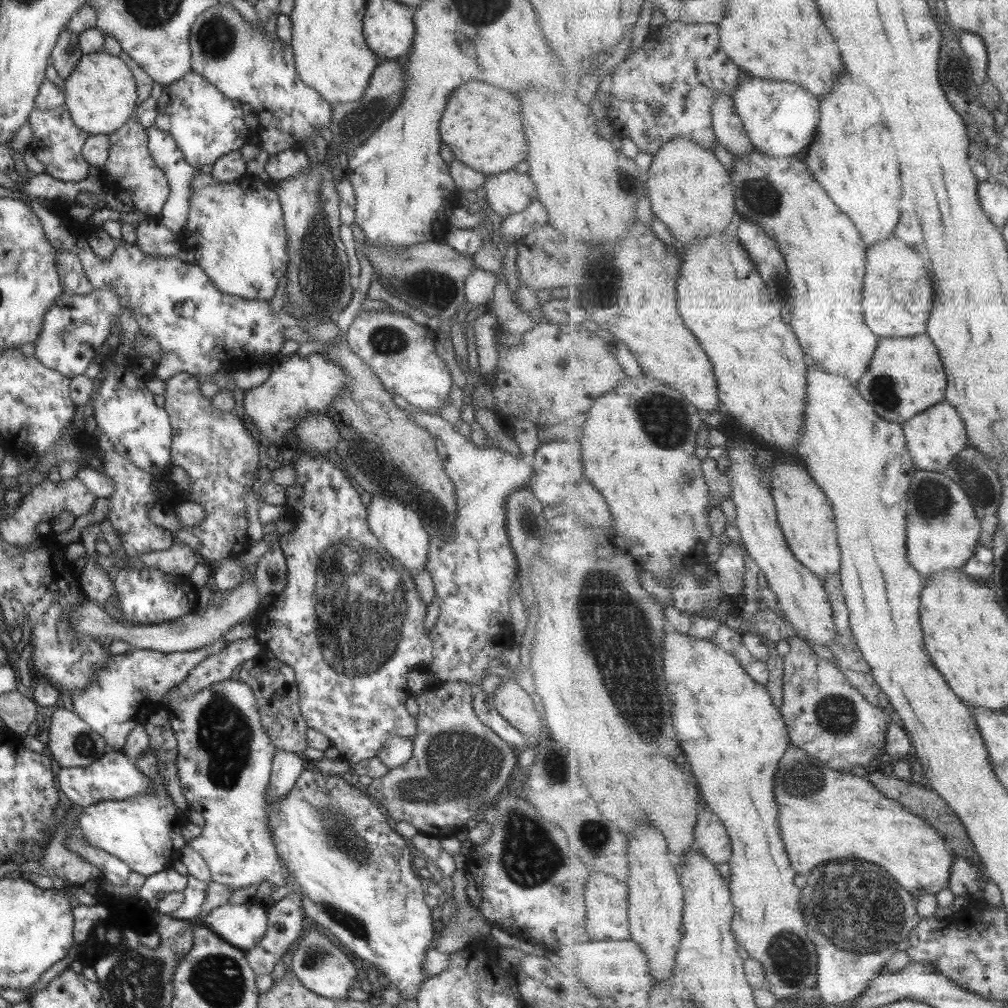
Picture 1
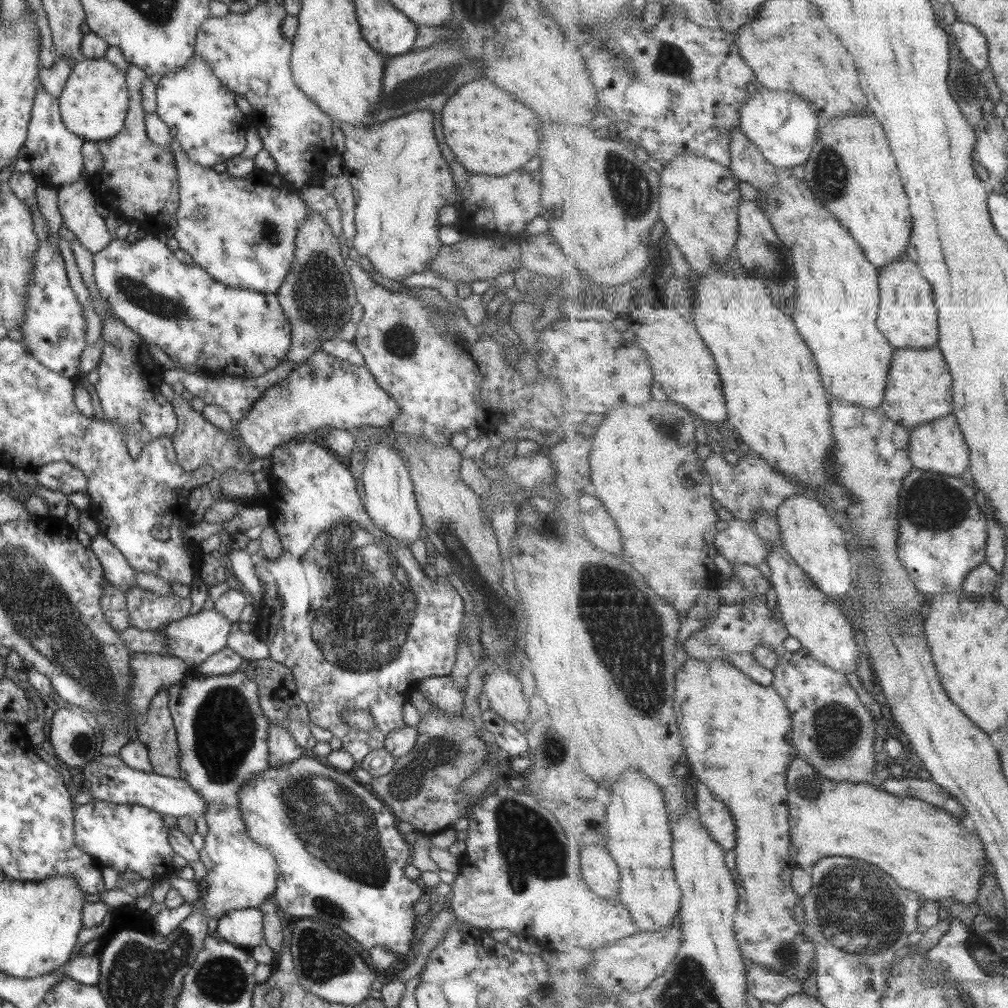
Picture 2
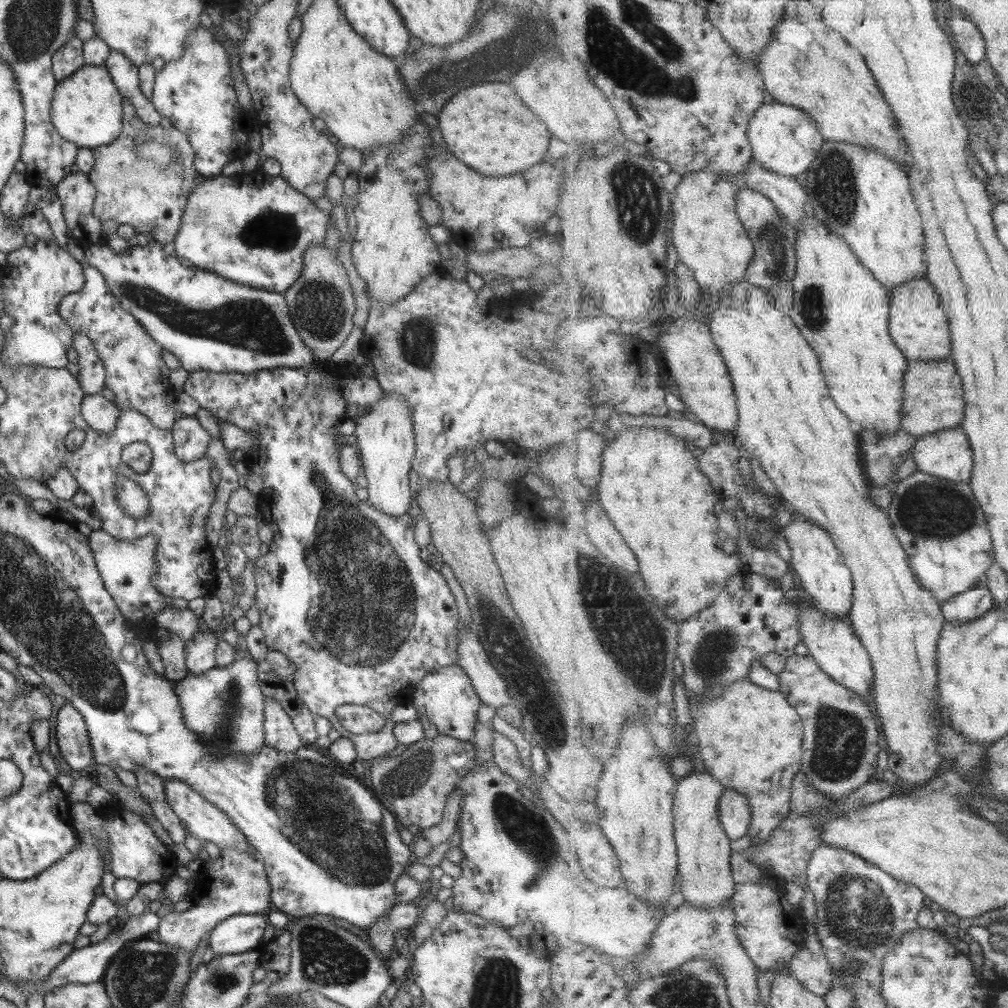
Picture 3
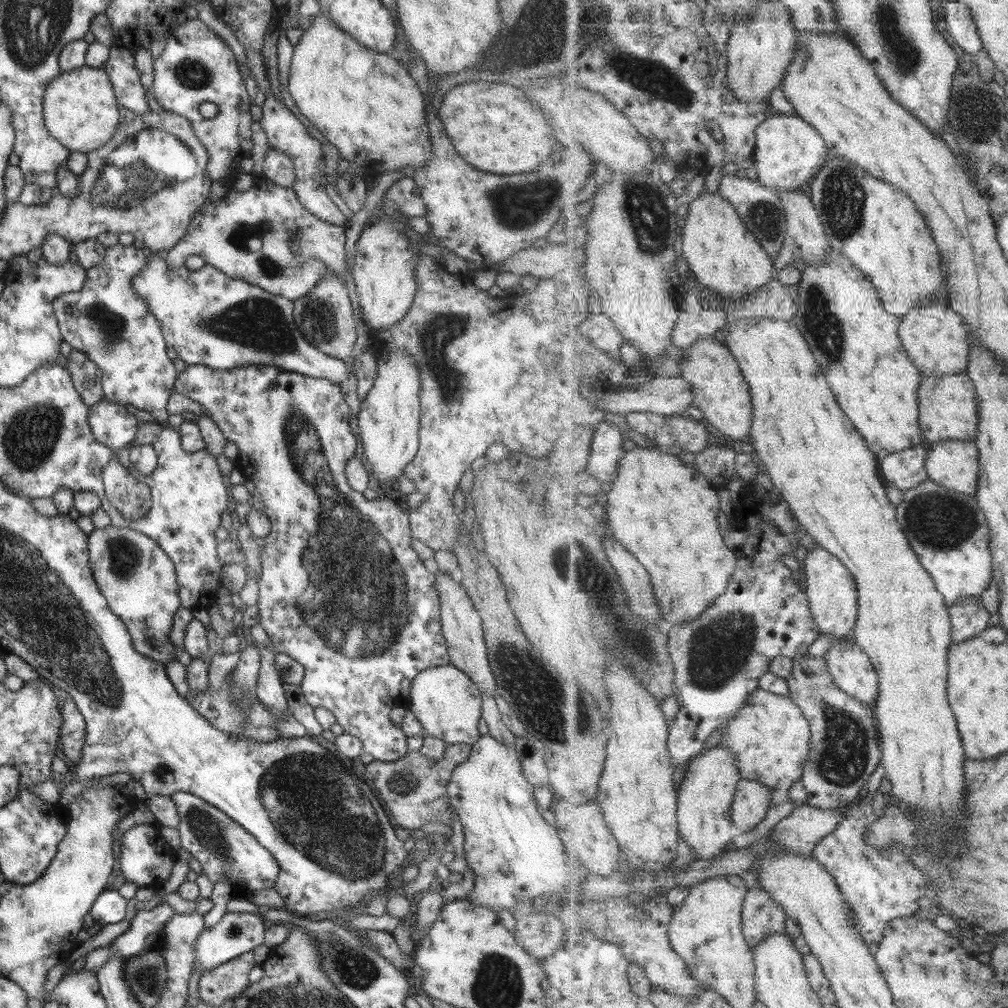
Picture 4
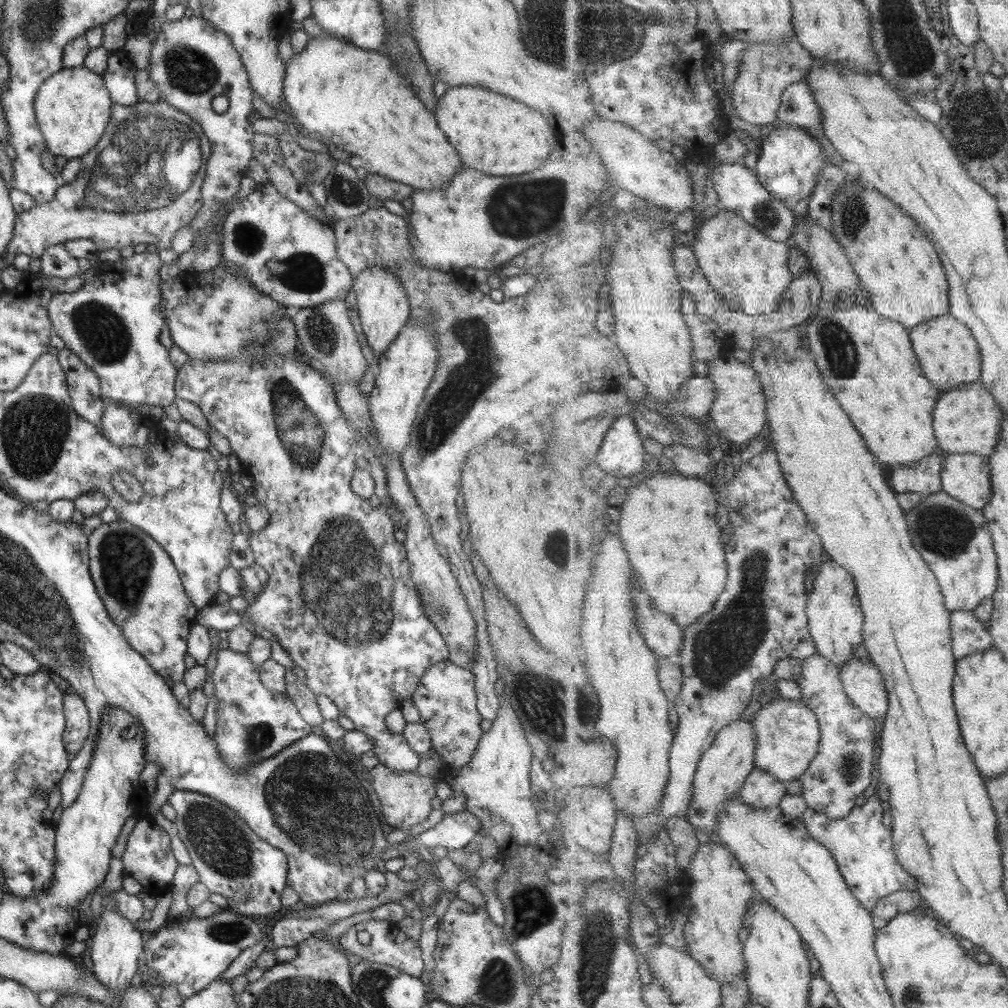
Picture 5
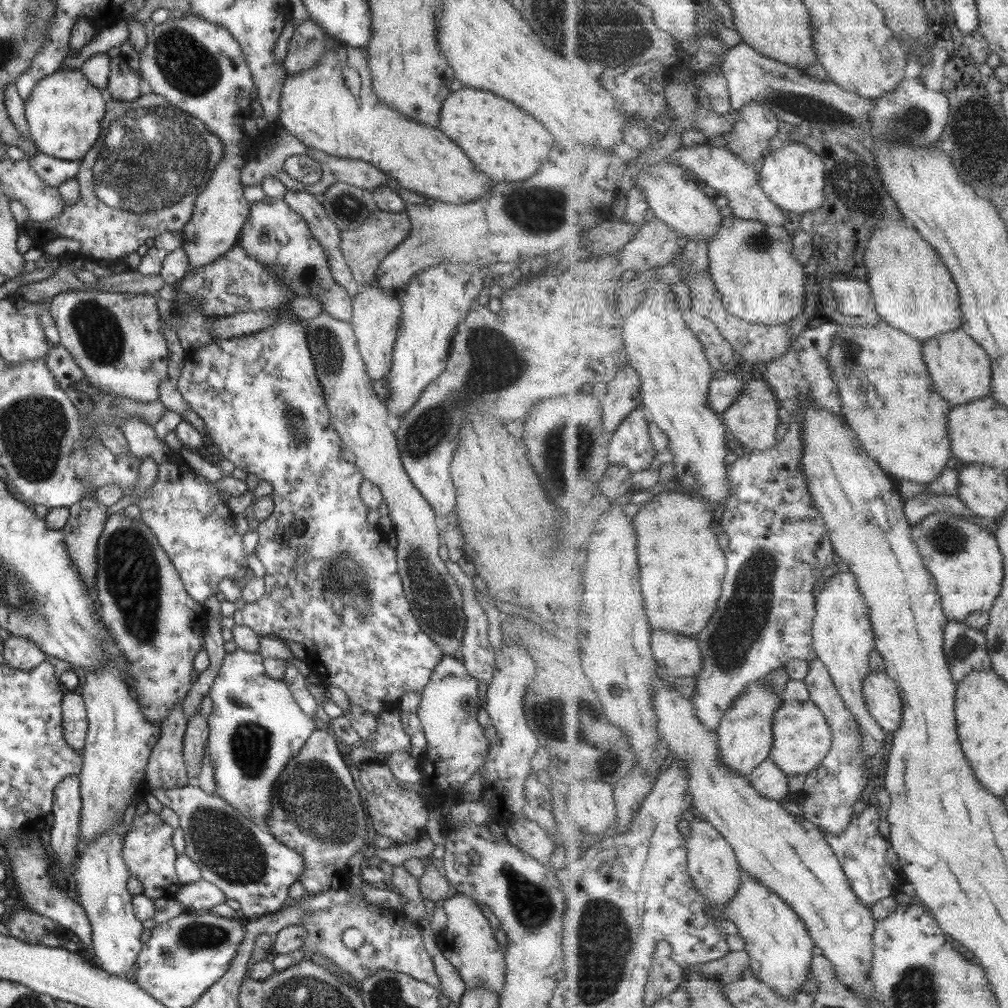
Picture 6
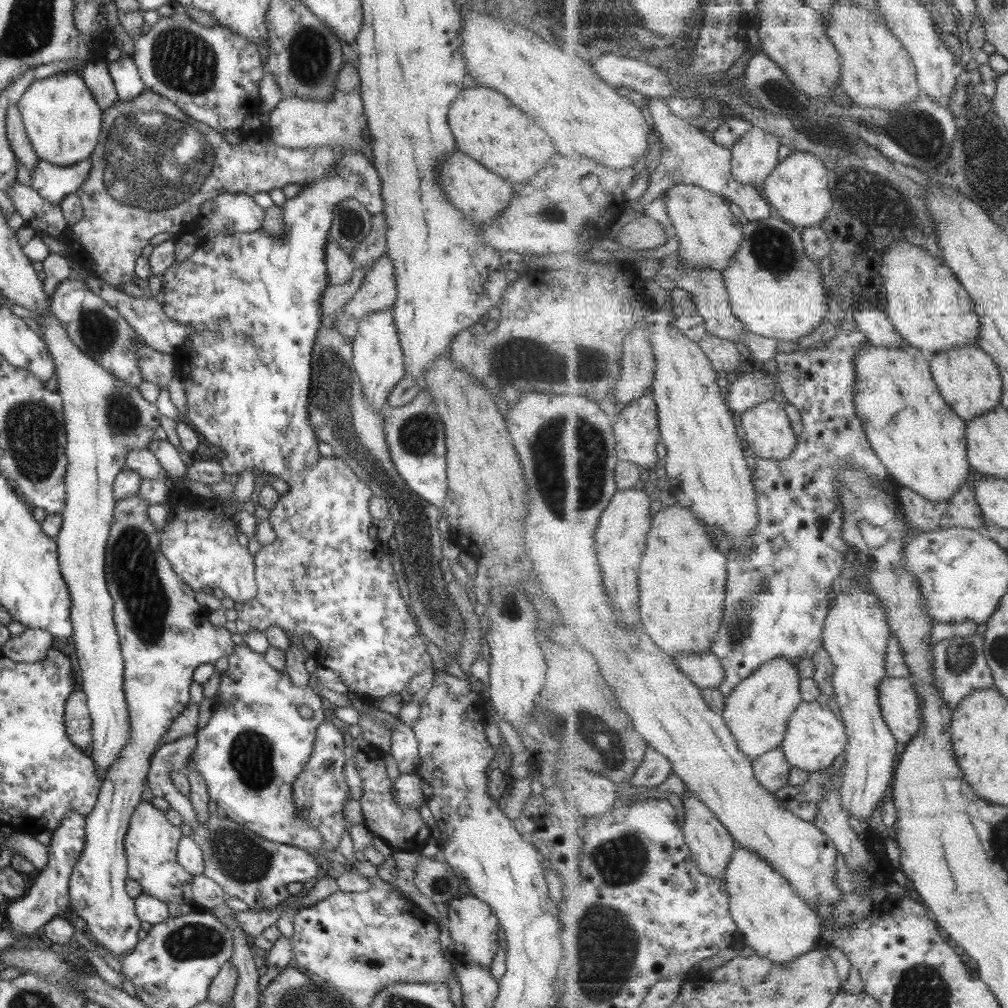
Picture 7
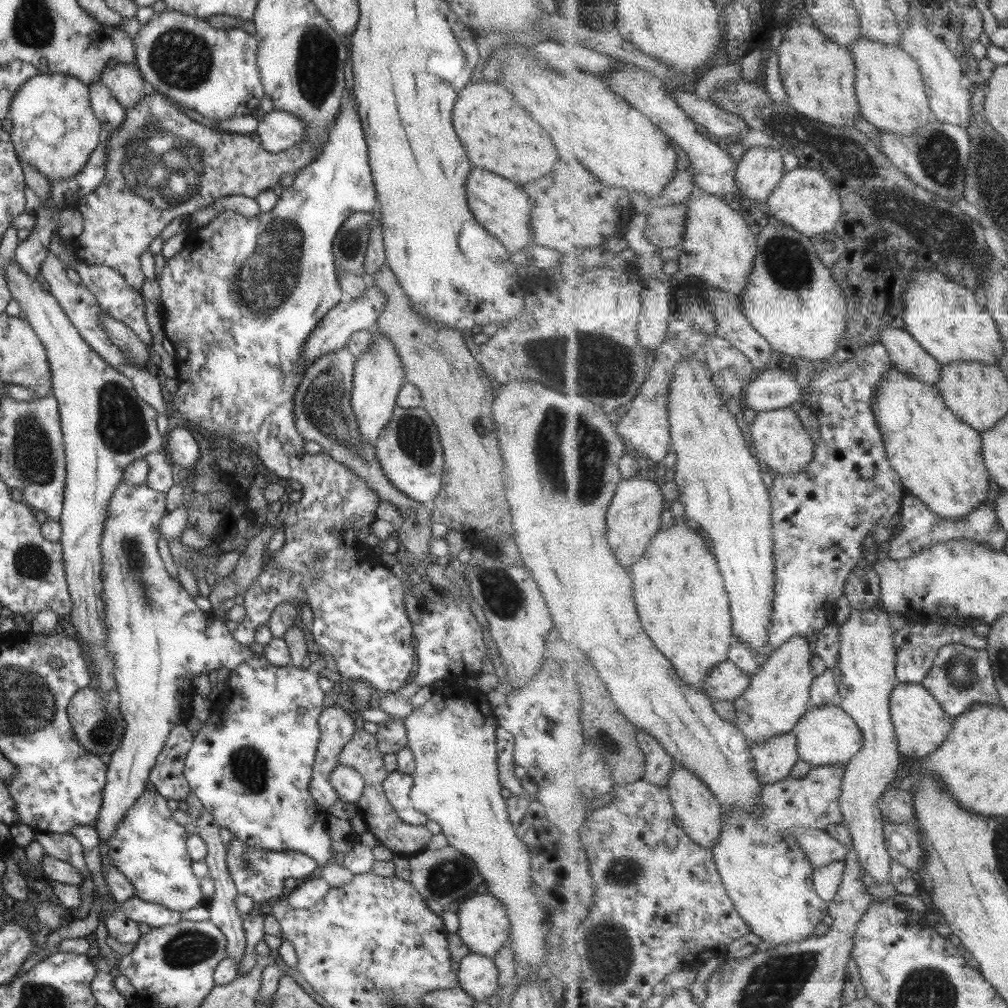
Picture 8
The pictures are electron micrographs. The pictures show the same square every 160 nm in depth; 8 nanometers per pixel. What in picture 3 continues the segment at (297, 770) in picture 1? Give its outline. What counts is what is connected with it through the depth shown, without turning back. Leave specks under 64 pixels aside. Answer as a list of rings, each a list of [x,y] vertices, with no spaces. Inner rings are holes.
[[[272,698],[264,699],[264,744],[277,752],[293,752],[303,746],[290,718]]]

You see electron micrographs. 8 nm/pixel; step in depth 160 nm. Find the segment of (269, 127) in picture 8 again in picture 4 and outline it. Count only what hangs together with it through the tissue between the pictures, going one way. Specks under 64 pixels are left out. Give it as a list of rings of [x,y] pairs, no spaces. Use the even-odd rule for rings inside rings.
[[[320,12],[314,15],[314,18],[309,26],[302,29],[302,35],[298,38],[297,44],[292,48],[292,57],[289,65],[287,89],[289,95],[293,99],[293,104],[297,110],[315,125],[315,128],[321,132],[329,141],[329,144],[335,146],[338,150],[338,156],[341,159],[347,160],[350,164],[361,167],[367,176],[378,175],[389,170],[407,170],[408,174],[414,172],[419,167],[424,167],[424,164],[430,159],[430,142],[429,133],[426,125],[426,118],[423,116],[423,97],[419,92],[413,79],[407,69],[400,64],[398,60],[391,59],[385,53],[376,53],[370,51],[365,46],[353,40],[336,22],[333,22],[328,16]]]

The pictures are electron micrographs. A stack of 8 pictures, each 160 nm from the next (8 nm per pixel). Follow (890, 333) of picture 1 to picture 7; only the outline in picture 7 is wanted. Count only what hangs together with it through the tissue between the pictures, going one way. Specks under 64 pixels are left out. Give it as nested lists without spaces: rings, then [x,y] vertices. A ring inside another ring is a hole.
[[[966,344],[960,347],[934,354],[930,361],[930,369],[944,399],[961,418],[968,421],[1001,405],[1004,382],[1000,368],[979,346]]]

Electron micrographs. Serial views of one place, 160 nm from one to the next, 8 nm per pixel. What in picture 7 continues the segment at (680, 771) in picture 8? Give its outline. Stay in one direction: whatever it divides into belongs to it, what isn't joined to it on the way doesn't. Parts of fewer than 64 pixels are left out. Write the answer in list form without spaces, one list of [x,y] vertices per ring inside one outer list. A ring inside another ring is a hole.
[[[687,789],[682,800],[678,803],[684,820],[685,839],[696,858],[697,866],[707,876],[725,879],[728,864],[732,861],[733,851],[737,846],[733,836],[715,813],[697,797],[697,793],[693,793],[693,790]]]

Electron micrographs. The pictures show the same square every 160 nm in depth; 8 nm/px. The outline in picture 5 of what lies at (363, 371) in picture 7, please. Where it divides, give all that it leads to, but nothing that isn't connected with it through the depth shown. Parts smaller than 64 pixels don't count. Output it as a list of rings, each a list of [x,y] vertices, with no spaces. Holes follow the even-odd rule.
[[[379,265],[365,267],[365,270],[356,274],[352,279],[352,288],[356,295],[361,332],[365,335],[374,358],[379,358],[381,352],[385,352],[385,348],[407,323],[410,308],[405,298],[405,290],[401,288],[400,280],[392,272]]]

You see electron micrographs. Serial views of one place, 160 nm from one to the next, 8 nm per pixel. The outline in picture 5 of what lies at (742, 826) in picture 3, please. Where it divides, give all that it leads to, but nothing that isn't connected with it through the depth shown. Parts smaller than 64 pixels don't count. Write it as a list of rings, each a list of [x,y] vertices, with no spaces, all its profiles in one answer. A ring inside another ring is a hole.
[[[756,768],[749,774],[740,794],[743,803],[753,809],[773,809],[780,807],[783,798],[788,794],[787,783]]]

